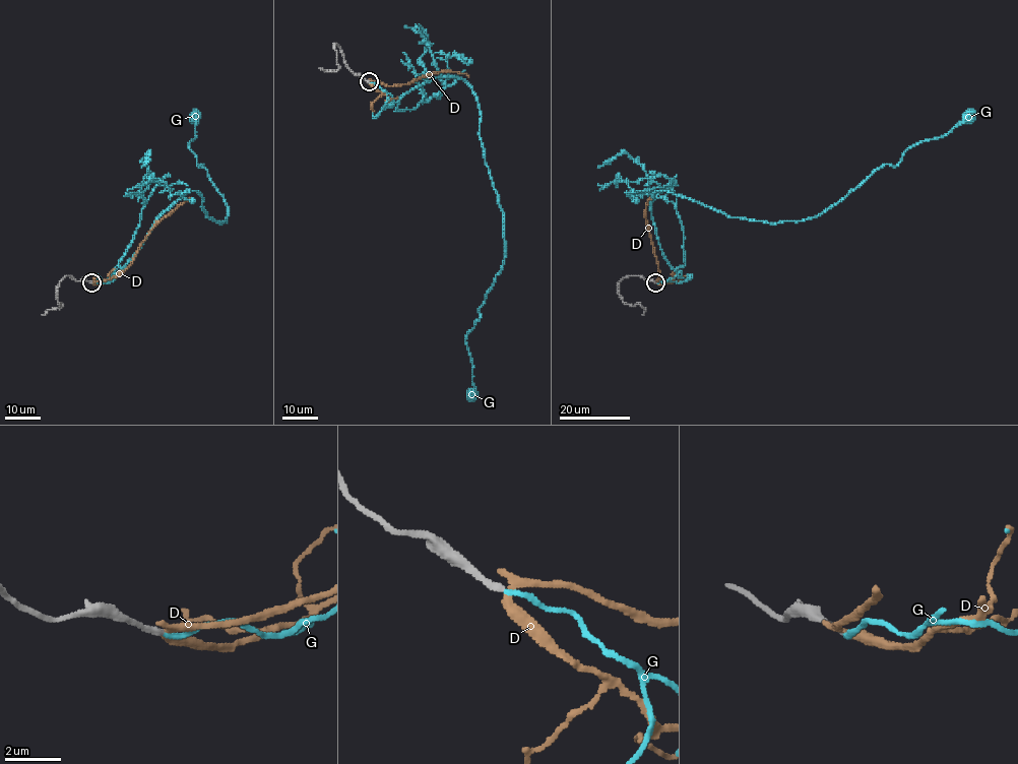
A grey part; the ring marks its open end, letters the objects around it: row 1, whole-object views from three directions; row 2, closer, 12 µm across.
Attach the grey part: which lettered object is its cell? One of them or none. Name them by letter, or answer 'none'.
G

